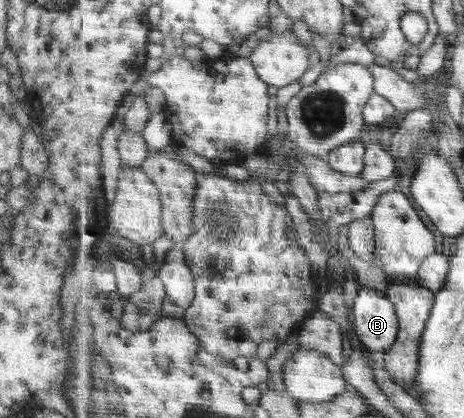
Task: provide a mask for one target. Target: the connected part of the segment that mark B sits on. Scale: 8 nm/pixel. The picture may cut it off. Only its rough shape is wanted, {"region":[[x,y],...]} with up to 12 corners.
{"region":[[363,287],[357,337],[383,354],[399,339],[391,297]]}

